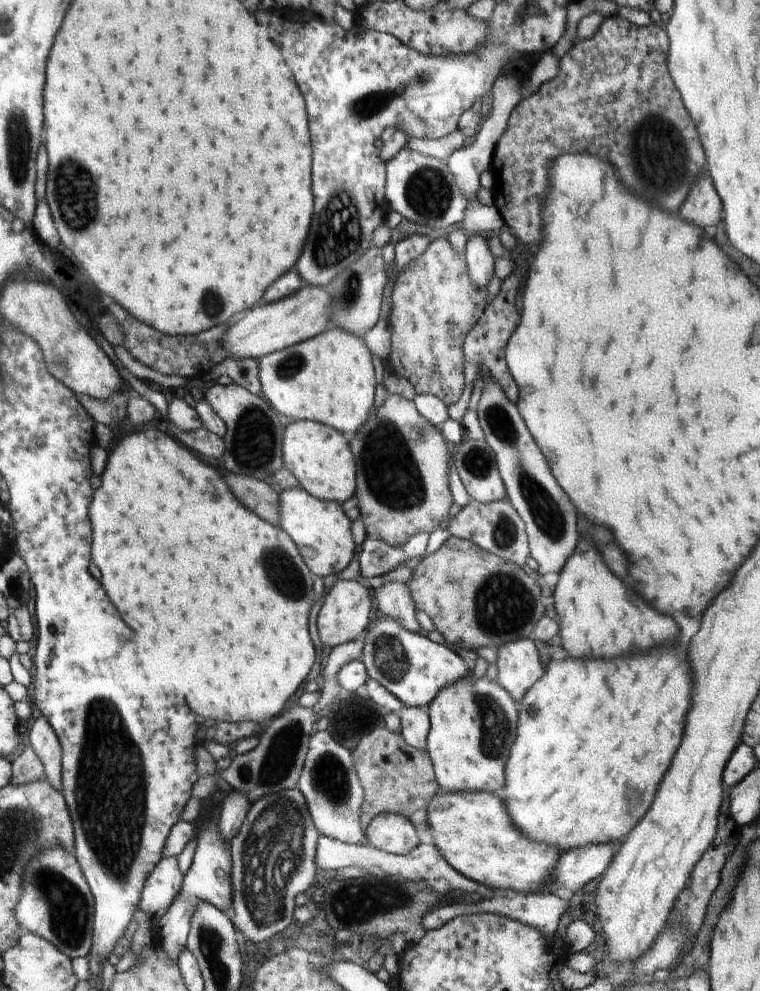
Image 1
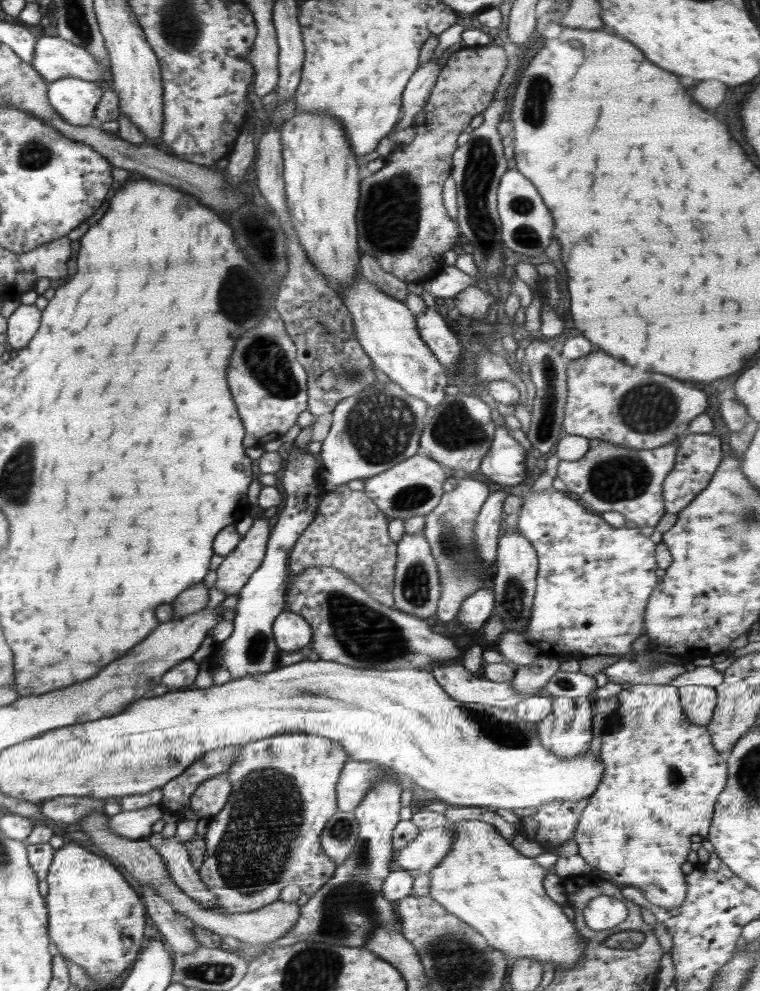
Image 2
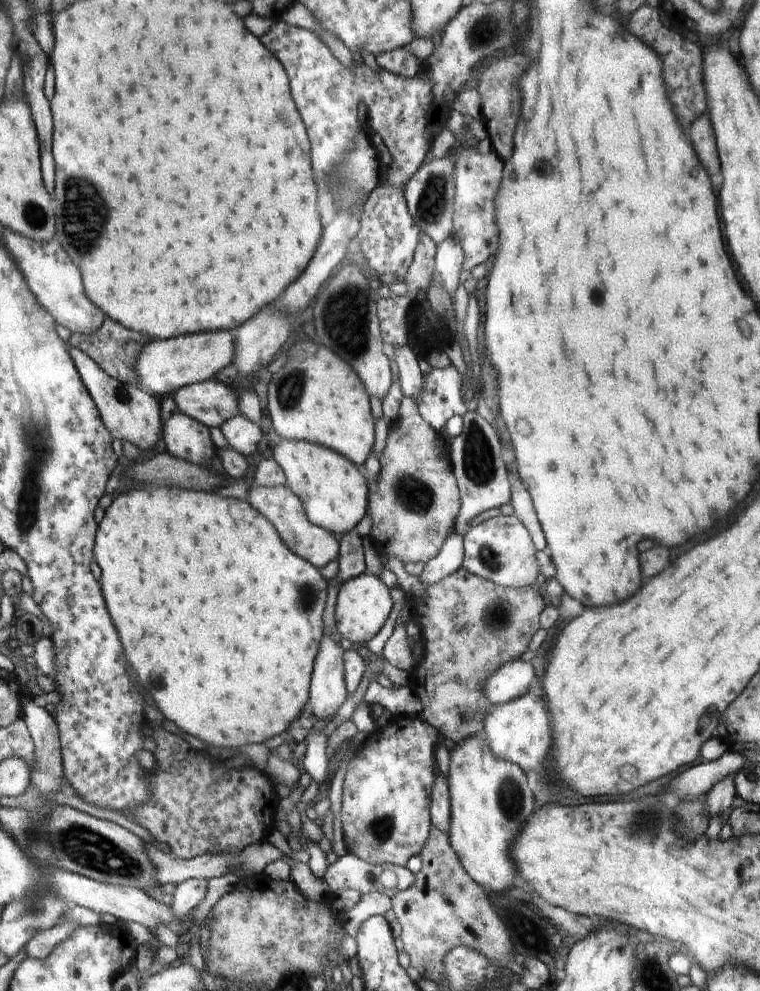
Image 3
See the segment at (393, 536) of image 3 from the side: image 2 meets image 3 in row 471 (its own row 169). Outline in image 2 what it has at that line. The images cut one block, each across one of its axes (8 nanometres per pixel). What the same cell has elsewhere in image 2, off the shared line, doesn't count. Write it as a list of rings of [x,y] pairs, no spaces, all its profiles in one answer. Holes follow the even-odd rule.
[[[493,40],[490,45],[484,45],[483,47],[466,46],[464,49],[453,52],[446,60],[446,65],[441,69],[439,76],[437,77],[436,85],[432,90],[430,99],[426,106],[414,117],[412,128],[416,131],[414,140],[406,145],[401,146],[397,151],[392,152],[387,158],[384,166],[371,176],[364,178],[360,181],[359,192],[359,204],[356,211],[356,226],[358,230],[358,246],[361,254],[366,256],[372,256],[378,260],[378,264],[382,267],[382,270],[389,272],[392,276],[396,276],[400,280],[406,283],[412,281],[419,281],[419,278],[430,272],[442,271],[445,268],[444,253],[453,248],[458,248],[458,241],[461,239],[459,234],[459,228],[457,222],[448,216],[446,208],[443,206],[442,189],[444,188],[444,181],[452,174],[454,151],[458,149],[458,137],[464,129],[469,125],[472,118],[477,114],[483,113],[488,106],[494,102],[493,98],[499,88],[499,83],[503,78],[504,72],[510,66],[510,59],[506,56],[506,51],[501,43]]]

